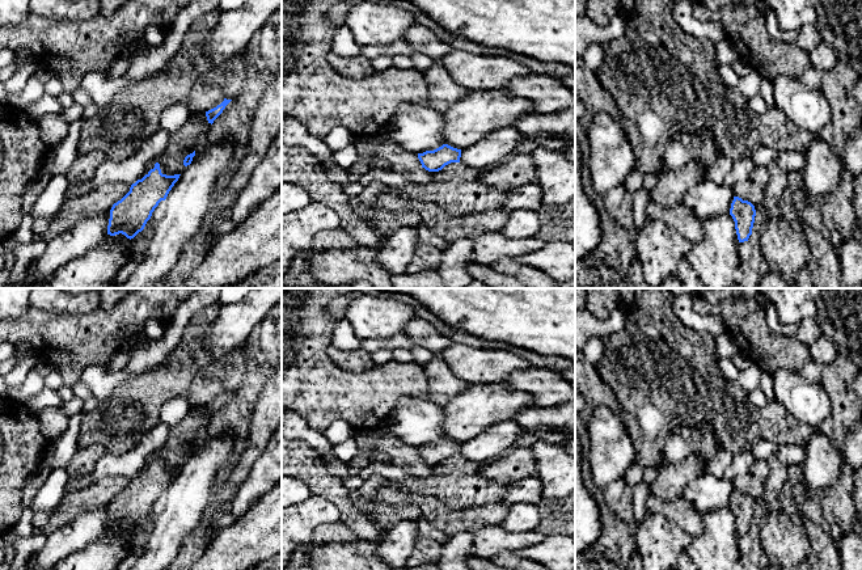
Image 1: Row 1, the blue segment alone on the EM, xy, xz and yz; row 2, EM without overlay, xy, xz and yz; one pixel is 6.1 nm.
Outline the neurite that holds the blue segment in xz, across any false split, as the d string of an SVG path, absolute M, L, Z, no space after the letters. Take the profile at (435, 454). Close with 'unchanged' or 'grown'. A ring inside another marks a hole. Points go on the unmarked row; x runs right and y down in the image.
M443 438L434 444L418 447L422 461L428 465L439 465L451 456L460 456L460 451L461 443L453 442L448 438Z; unchanged

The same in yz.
M734 490L730 508L735 515L735 523L739 536L748 535L749 529L752 528L756 510L755 499L748 494L743 494L739 490Z; unchanged

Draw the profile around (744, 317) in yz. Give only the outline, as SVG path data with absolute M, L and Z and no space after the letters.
M693 295L693 308L701 314L718 314L739 352L753 360L762 372L773 373L779 368L799 372L812 360L810 346L796 337L776 334L766 322L762 300L739 296L710 303Z

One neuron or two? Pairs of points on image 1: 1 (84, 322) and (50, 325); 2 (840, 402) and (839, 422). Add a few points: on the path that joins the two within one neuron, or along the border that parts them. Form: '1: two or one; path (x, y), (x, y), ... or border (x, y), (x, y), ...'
1: one; path (76, 325), (58, 325)
2: one; path (839, 408), (839, 417)

